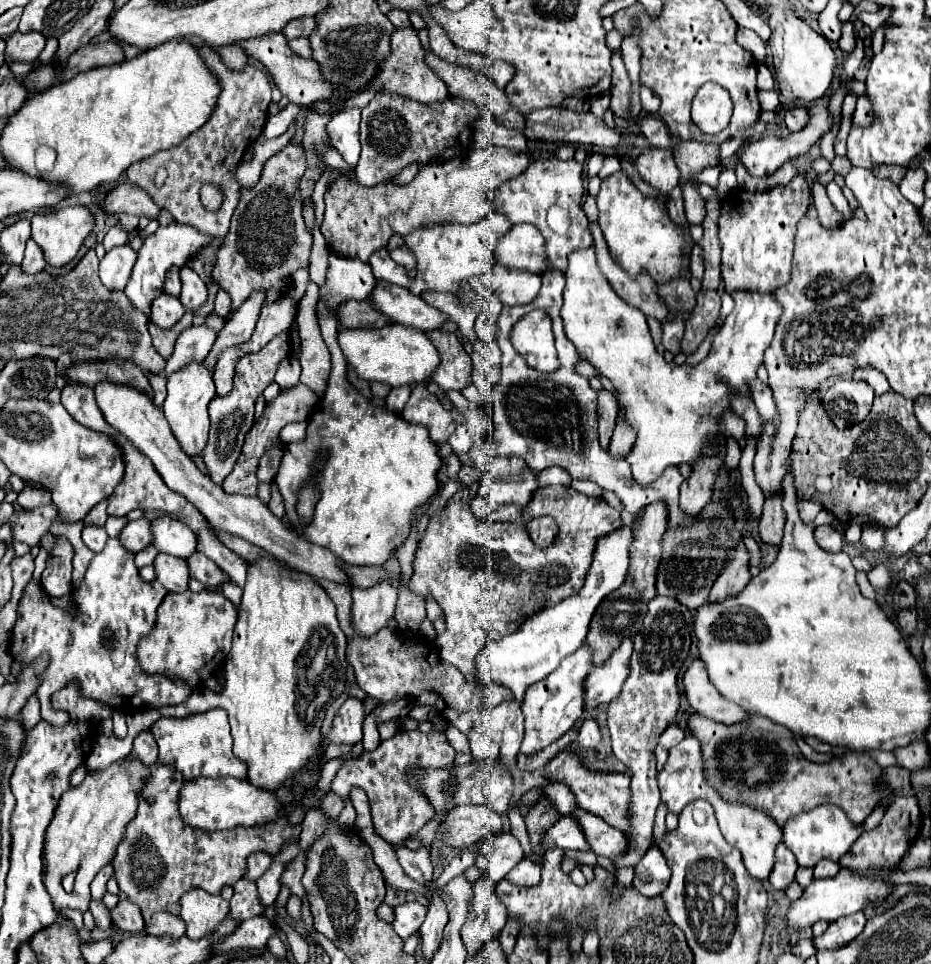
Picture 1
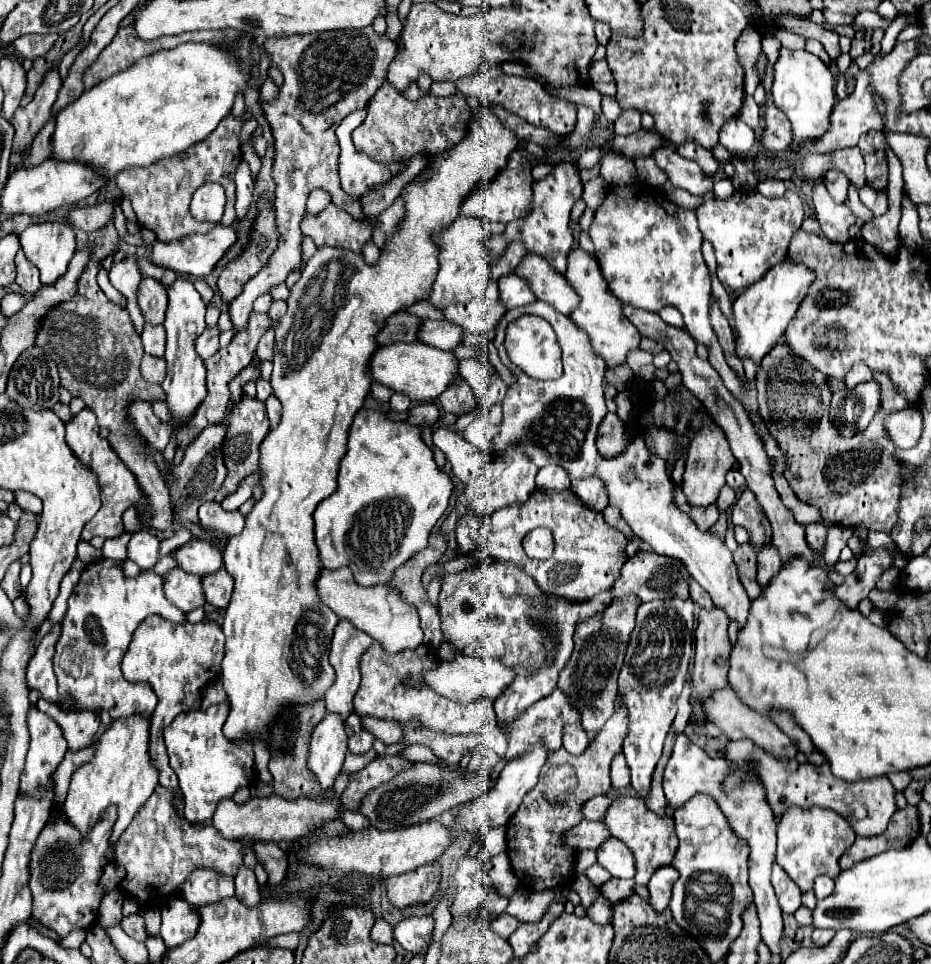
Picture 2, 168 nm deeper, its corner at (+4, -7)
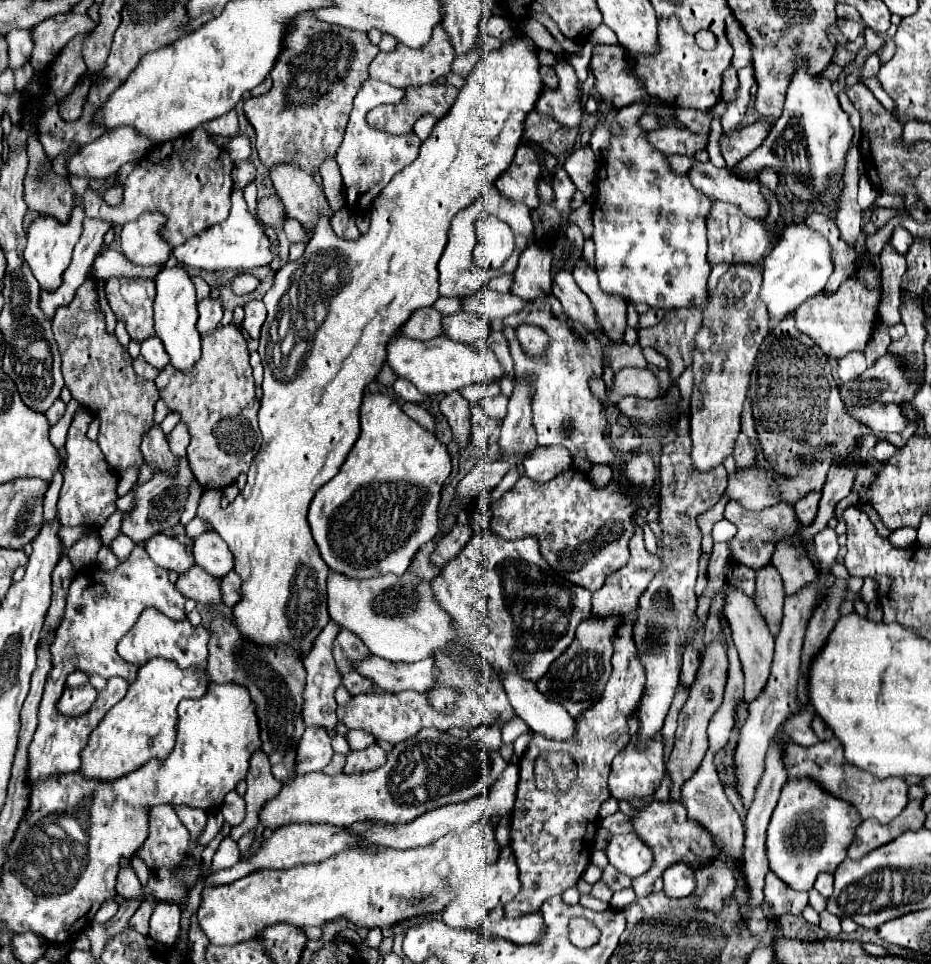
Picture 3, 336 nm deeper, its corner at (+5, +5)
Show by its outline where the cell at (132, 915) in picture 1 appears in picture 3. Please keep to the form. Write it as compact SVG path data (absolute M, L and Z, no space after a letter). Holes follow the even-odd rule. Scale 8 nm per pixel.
M149 901L141 903L141 907L139 907L139 909L135 911L135 915L131 917L129 927L135 929L135 931L141 933L141 935L147 935L147 933L149 933L149 917L151 917L151 913L153 913L151 903L149 903Z

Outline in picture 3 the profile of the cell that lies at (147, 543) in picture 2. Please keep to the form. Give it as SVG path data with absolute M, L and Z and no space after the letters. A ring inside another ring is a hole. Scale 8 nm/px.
M163 533L155 535L153 541L145 545L145 551L157 565L161 565L167 571L175 571L177 575L187 573L195 565L193 553L189 553L185 545L179 543L175 537L167 537Z

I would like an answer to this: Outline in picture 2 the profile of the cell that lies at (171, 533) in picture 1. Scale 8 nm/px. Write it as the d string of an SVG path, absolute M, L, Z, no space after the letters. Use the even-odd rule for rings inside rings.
M190 539L186 545L174 549L172 555L180 569L200 577L222 567L222 553L218 553L218 549L214 549L214 545L210 545L208 541L200 539Z

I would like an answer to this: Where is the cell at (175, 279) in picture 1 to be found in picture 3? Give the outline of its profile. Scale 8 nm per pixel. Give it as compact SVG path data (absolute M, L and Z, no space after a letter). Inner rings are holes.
M109 279L105 295L117 321L125 323L129 337L137 343L153 337L153 281L149 279Z

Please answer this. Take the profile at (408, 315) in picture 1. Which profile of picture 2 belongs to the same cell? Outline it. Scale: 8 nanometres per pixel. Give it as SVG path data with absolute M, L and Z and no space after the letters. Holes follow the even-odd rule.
M422 319L422 325L418 329L418 341L452 351L456 345L462 343L462 329L458 325L442 319L442 321L432 321L432 319Z

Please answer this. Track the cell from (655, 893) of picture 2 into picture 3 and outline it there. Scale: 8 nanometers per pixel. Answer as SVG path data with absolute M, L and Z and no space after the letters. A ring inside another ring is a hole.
M675 863L663 871L663 893L669 897L689 897L695 889L695 873L691 865Z

